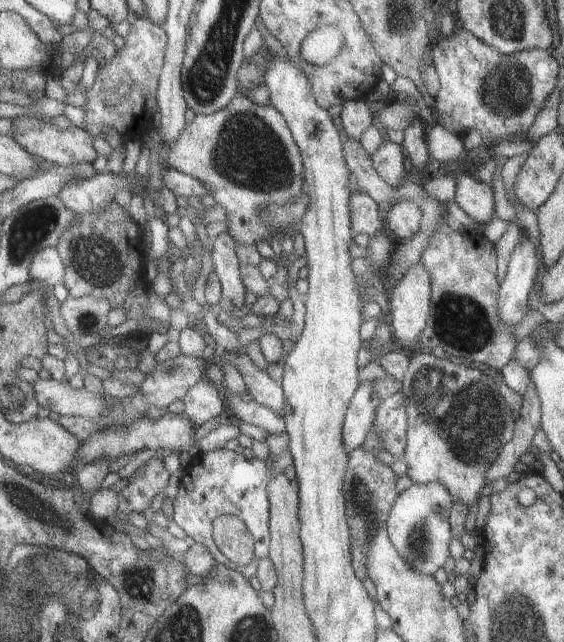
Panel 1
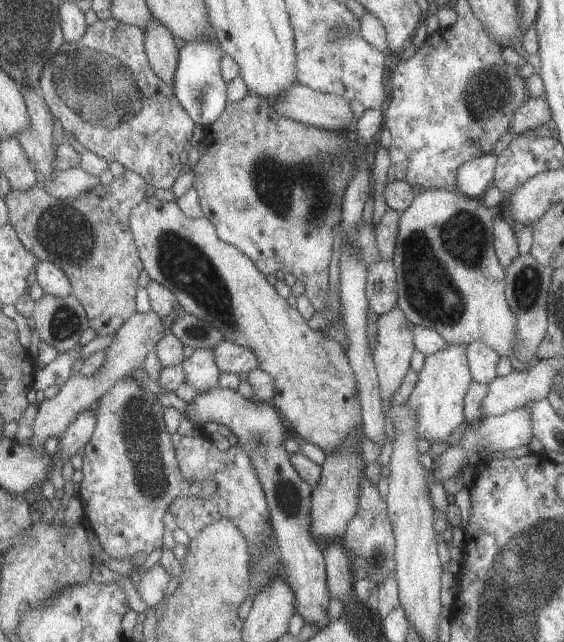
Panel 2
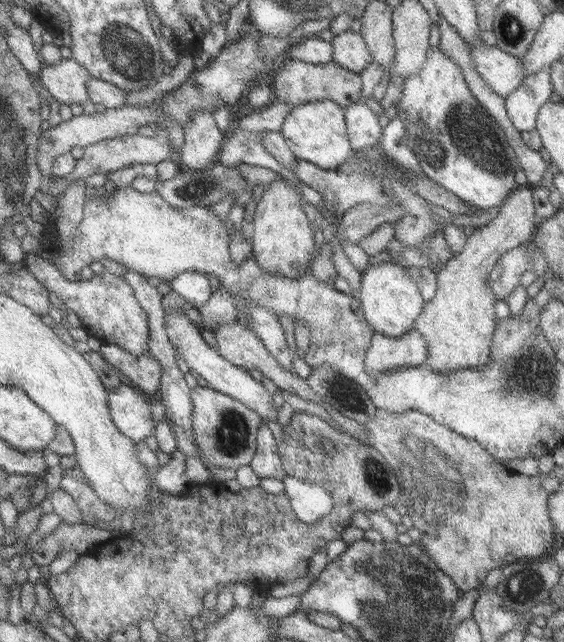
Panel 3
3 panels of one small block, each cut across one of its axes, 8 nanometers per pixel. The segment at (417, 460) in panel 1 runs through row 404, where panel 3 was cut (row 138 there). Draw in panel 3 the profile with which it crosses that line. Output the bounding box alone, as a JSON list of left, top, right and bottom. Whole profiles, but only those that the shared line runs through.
[396,47,519,212]

